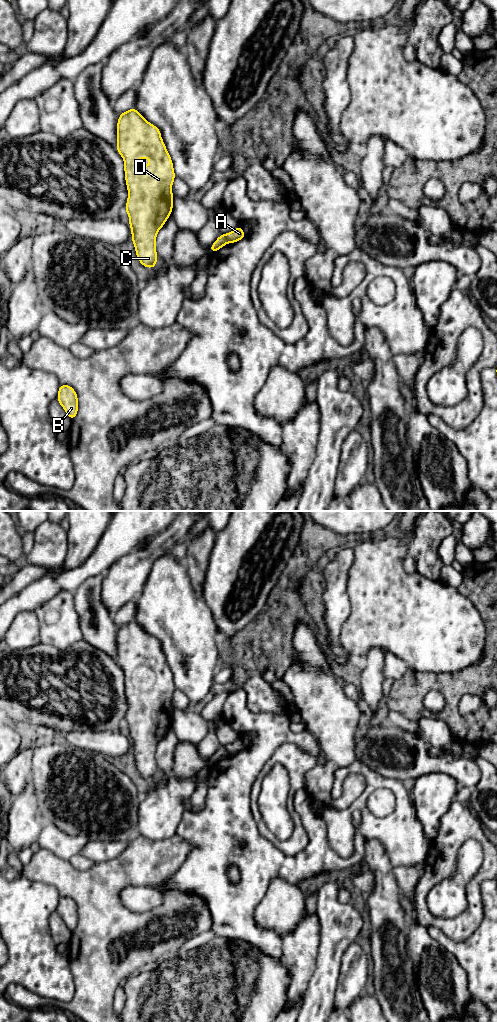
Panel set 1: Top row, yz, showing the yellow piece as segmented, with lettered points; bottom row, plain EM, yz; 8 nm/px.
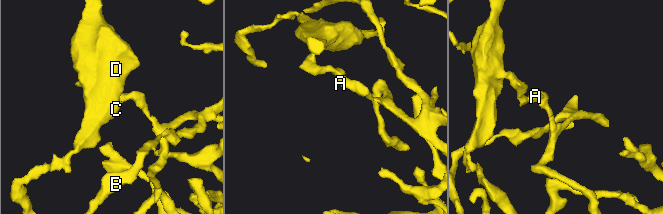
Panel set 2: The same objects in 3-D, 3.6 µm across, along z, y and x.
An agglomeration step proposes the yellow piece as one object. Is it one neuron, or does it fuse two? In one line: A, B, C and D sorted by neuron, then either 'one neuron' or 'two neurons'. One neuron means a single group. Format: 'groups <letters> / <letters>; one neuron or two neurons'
groups A B / C D; two neurons

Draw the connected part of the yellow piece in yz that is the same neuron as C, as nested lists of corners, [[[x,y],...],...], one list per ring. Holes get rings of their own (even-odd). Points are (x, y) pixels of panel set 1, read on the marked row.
[[[134,107],[119,115],[117,127],[117,151],[124,160],[125,181],[128,198],[125,211],[129,216],[131,239],[139,262],[147,268],[154,268],[158,255],[156,236],[172,213],[172,185],[176,177],[172,159],[166,149],[161,132],[148,122]],[[140,158],[147,158],[150,165],[139,165]]]

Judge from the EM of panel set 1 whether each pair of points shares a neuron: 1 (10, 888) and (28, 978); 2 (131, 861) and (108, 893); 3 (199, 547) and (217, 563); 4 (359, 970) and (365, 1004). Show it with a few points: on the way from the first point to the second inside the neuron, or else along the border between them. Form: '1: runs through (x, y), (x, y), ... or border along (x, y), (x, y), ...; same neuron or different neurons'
1: runs through (21, 910), (24, 922), (24, 956); same neuron
2: runs through (123, 869), (108, 885); same neuron
3: border along (216, 534), (204, 579); different neurons
4: border along (364, 992), (354, 1000), (348, 1009); different neurons

